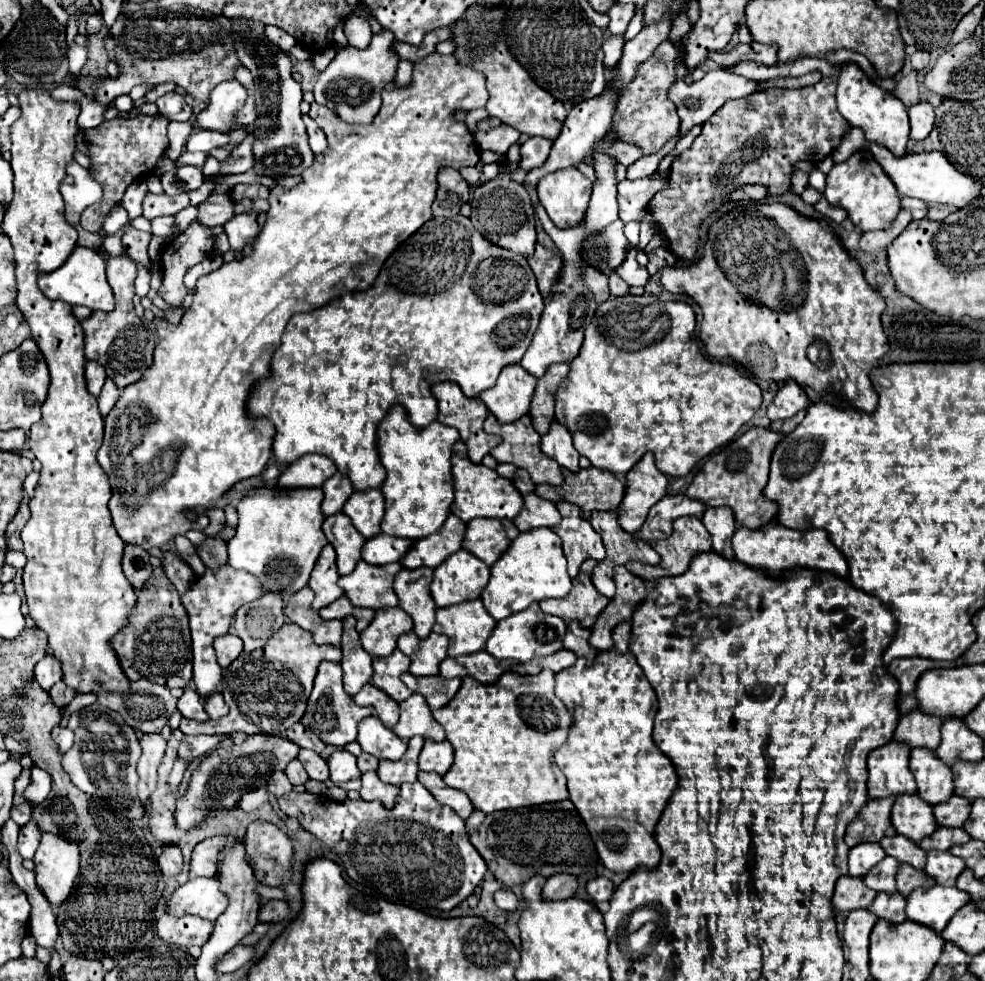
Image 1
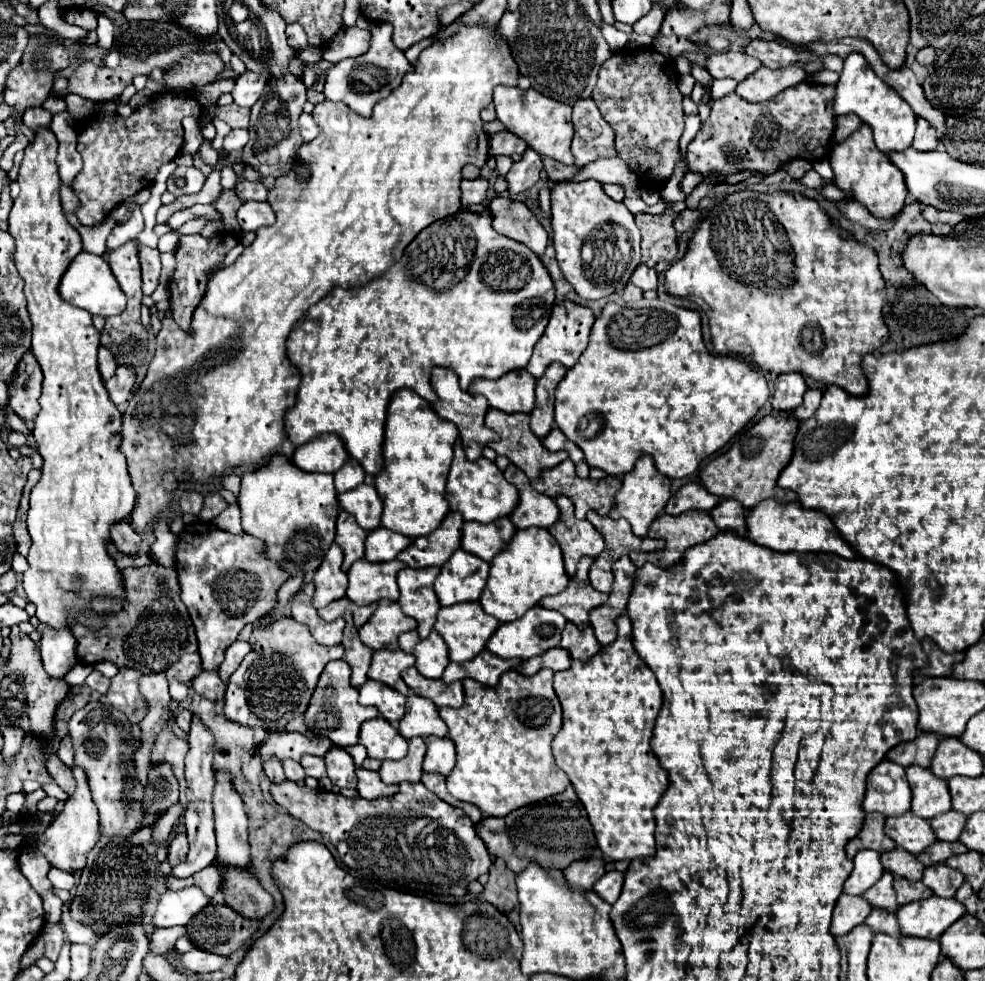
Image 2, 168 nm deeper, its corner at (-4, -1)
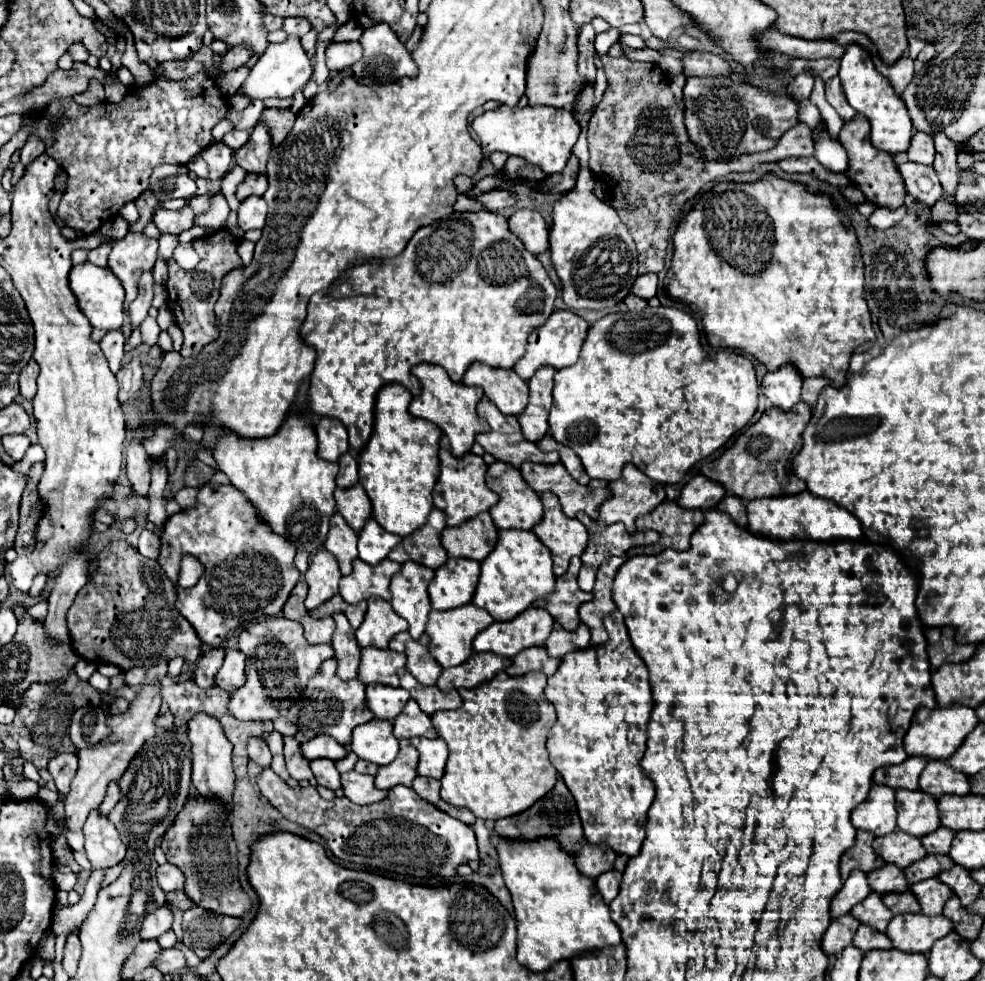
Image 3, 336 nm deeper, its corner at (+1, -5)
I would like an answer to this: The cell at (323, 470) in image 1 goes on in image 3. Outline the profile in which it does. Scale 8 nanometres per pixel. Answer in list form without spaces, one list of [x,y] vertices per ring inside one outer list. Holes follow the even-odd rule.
[[[320,420],[316,424],[318,436],[318,456],[328,462],[338,462],[338,458],[350,450],[346,428],[336,420]]]

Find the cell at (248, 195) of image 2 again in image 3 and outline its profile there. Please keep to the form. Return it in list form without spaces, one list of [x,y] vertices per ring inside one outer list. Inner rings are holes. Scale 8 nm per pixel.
[[[248,174],[246,180],[238,186],[238,190],[236,190],[236,198],[242,202],[242,200],[246,200],[246,198],[252,196],[252,194],[262,196],[262,194],[266,192],[266,188],[268,188],[268,180],[266,180],[266,176],[252,176],[252,174]]]

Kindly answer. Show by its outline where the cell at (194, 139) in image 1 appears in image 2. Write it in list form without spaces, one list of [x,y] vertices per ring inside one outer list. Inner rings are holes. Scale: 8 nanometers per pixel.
[[[235,128],[235,130],[231,130],[229,136],[225,138],[223,148],[225,148],[227,152],[231,152],[231,150],[241,150],[247,142],[249,142],[249,130],[247,130],[247,128]]]

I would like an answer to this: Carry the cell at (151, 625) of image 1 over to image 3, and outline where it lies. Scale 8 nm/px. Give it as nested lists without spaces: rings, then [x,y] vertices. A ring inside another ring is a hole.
[[[124,540],[104,548],[98,560],[98,574],[78,592],[68,610],[72,648],[88,662],[108,662],[124,672],[178,656],[192,666],[200,656],[200,638],[176,610],[176,584],[168,580],[160,564],[144,558]]]

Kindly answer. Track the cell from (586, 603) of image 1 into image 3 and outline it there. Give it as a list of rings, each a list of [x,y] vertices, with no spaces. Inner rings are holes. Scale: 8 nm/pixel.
[[[572,558],[570,560],[570,568],[564,576],[560,576],[556,580],[556,588],[552,592],[552,596],[546,596],[544,600],[536,600],[536,608],[544,608],[552,614],[552,618],[562,624],[564,630],[576,630],[580,624],[580,616],[578,616],[578,608],[592,600],[590,592],[584,592],[578,588],[578,570],[580,570],[582,562],[580,558]]]

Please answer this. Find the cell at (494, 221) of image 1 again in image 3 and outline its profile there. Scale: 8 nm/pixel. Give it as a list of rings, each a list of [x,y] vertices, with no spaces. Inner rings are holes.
[[[516,210],[508,218],[510,232],[524,242],[532,254],[542,254],[548,248],[548,230],[544,218],[532,210]]]

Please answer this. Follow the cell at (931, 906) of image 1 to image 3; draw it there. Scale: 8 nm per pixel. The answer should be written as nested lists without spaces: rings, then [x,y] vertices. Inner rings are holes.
[[[898,914],[888,924],[888,938],[892,946],[904,952],[928,954],[932,944],[952,932],[952,920],[946,916],[926,914]]]

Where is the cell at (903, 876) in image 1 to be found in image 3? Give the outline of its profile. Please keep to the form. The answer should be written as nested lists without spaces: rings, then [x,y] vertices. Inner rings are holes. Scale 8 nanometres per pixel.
[[[890,892],[882,896],[884,904],[890,908],[892,914],[904,914],[904,912],[920,912],[920,904],[916,896],[908,892]]]

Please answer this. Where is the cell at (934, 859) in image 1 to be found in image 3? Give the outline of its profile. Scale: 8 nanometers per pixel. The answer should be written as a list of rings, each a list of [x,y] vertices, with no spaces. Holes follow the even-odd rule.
[[[928,878],[912,884],[912,892],[922,906],[922,912],[928,916],[942,914],[946,900],[952,896],[952,890],[948,888],[948,884],[940,882],[938,878]]]

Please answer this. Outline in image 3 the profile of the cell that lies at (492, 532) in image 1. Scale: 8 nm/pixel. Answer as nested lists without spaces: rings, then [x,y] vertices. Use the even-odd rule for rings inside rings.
[[[484,512],[476,520],[468,520],[460,528],[444,528],[442,546],[452,558],[472,558],[482,562],[498,542],[498,528],[490,514]]]

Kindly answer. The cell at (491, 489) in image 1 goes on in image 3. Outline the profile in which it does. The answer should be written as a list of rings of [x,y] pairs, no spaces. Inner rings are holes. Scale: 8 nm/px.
[[[442,436],[442,440],[440,440],[438,456],[440,456],[440,478],[434,486],[433,504],[435,508],[446,512],[448,526],[460,526],[466,520],[470,520],[482,512],[488,512],[500,500],[500,496],[486,486],[488,466],[480,456],[468,452],[462,458],[454,458],[450,454],[450,444],[448,444],[446,436]]]

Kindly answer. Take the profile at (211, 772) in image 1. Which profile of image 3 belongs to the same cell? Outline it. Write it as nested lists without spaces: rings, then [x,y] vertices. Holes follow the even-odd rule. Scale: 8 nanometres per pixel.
[[[320,734],[304,744],[300,744],[300,752],[306,760],[316,760],[316,758],[330,758],[330,760],[340,760],[346,756],[346,748],[336,744],[336,740],[332,740],[332,736],[328,734]]]

